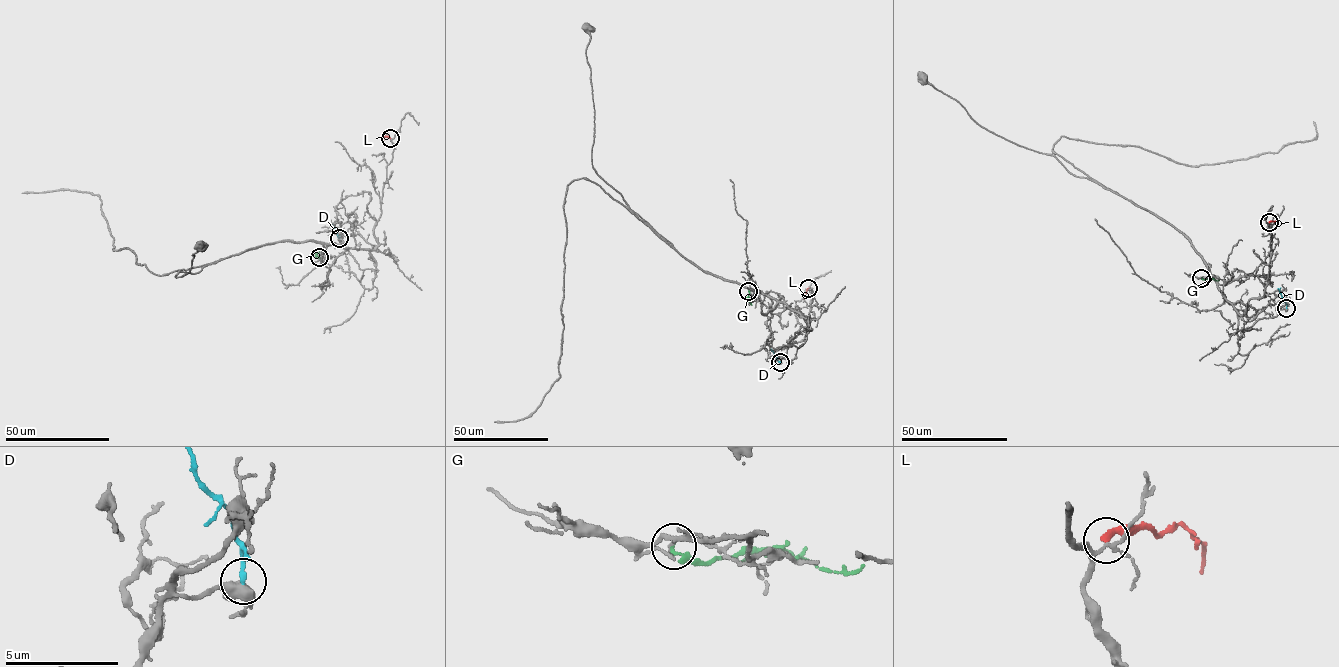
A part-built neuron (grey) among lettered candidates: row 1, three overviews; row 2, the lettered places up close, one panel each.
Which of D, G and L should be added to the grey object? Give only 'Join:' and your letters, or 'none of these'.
Join: none of these

